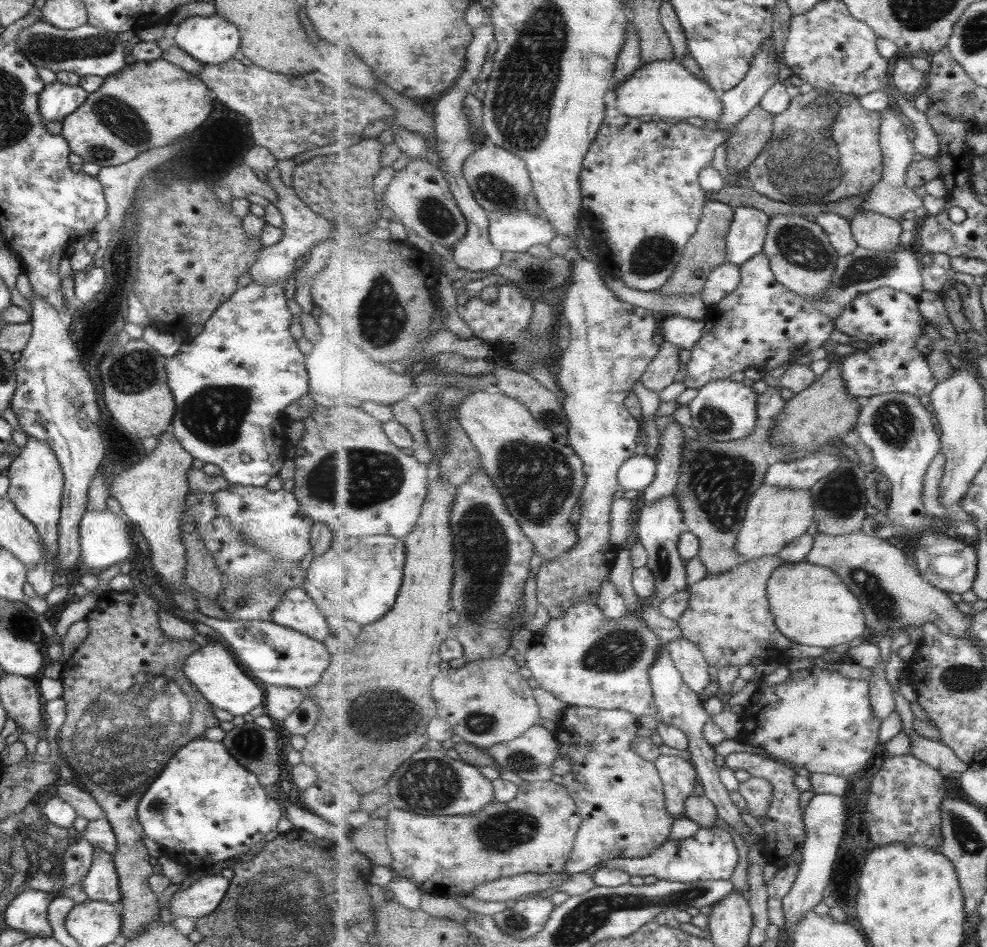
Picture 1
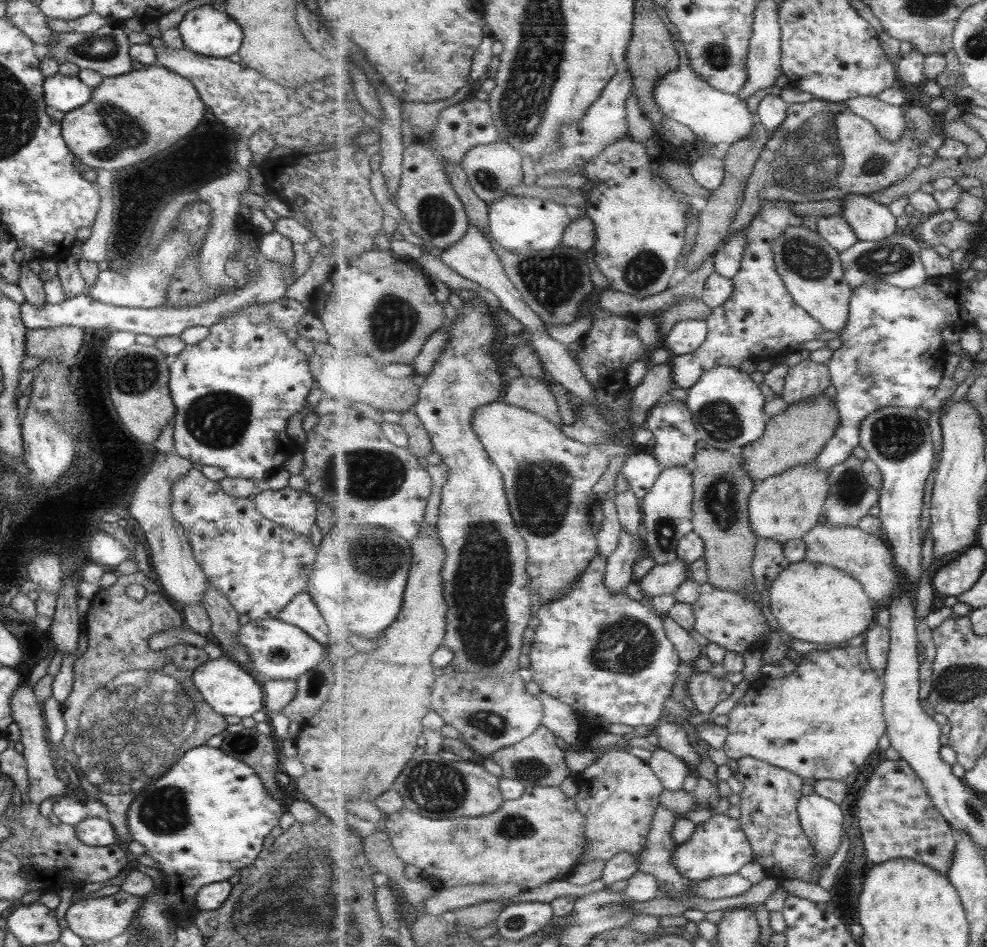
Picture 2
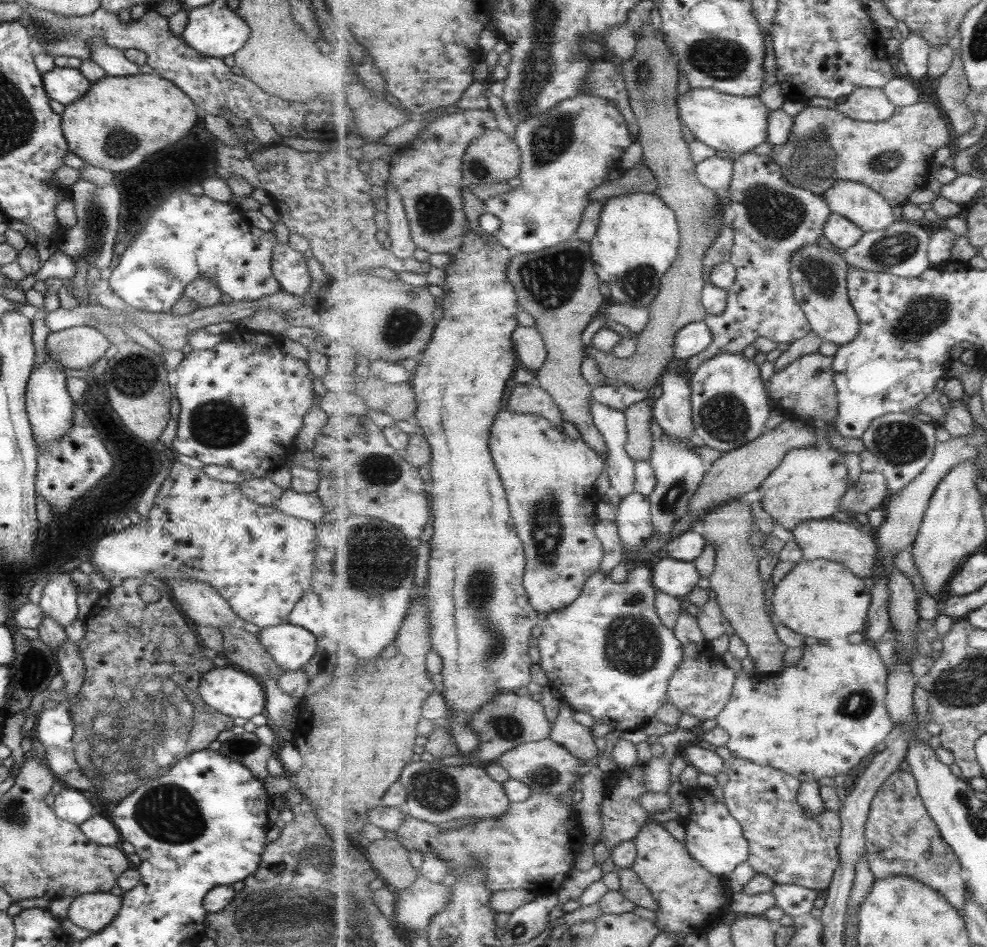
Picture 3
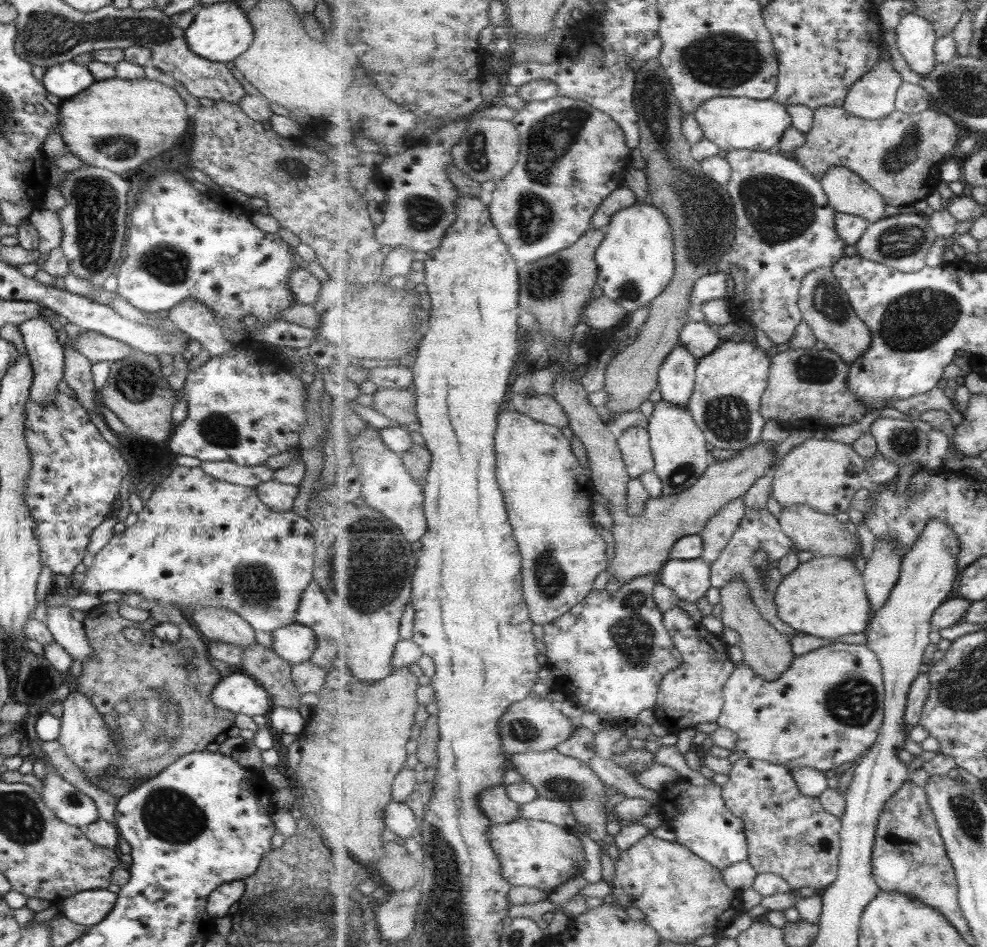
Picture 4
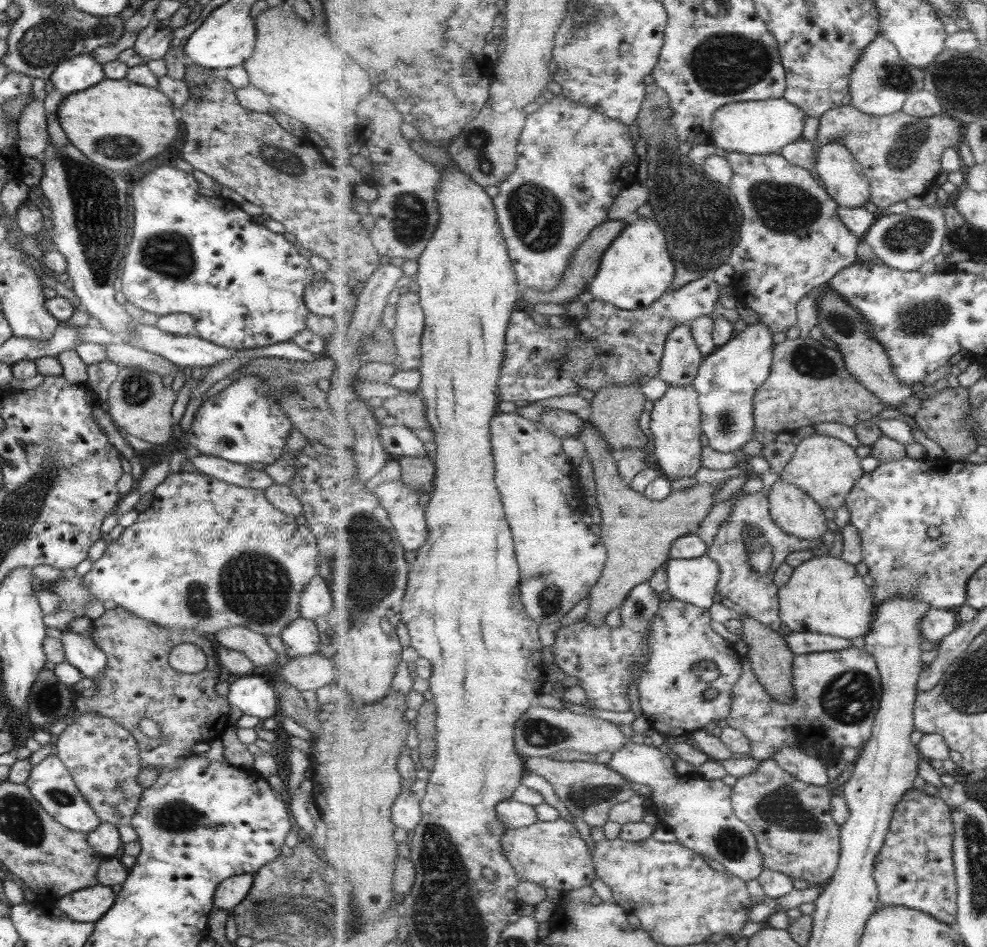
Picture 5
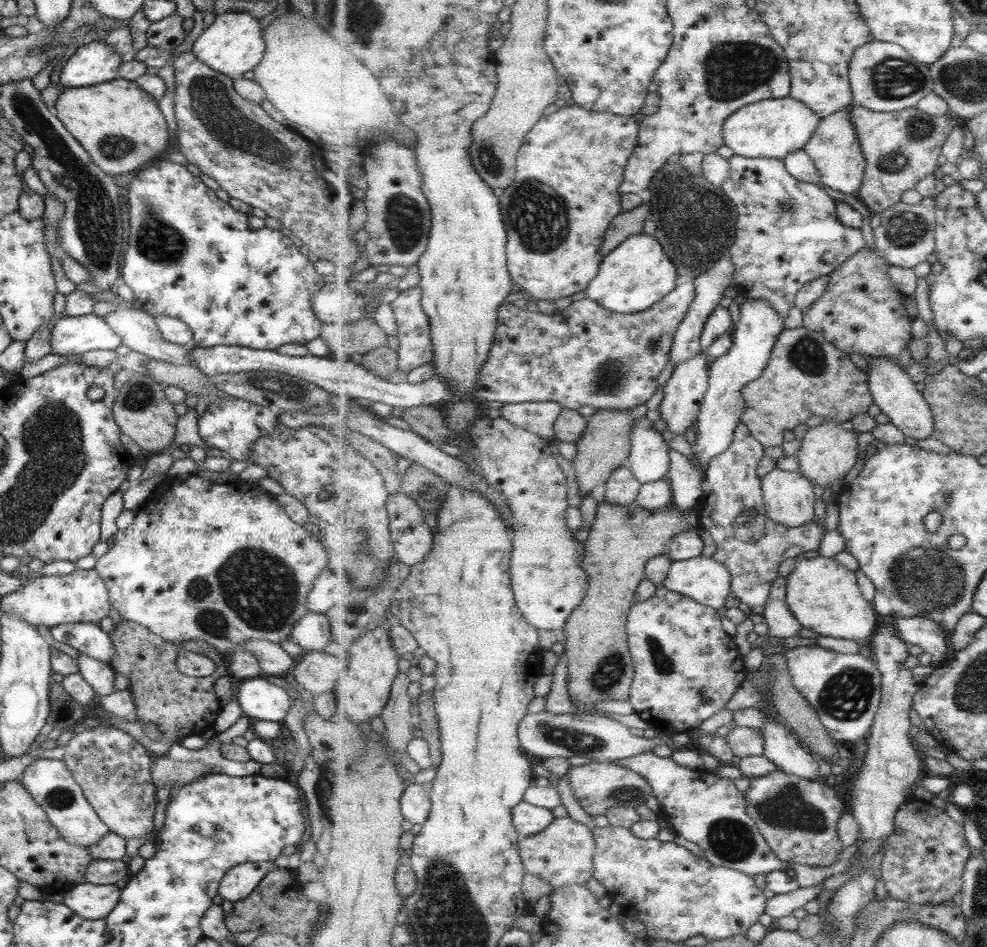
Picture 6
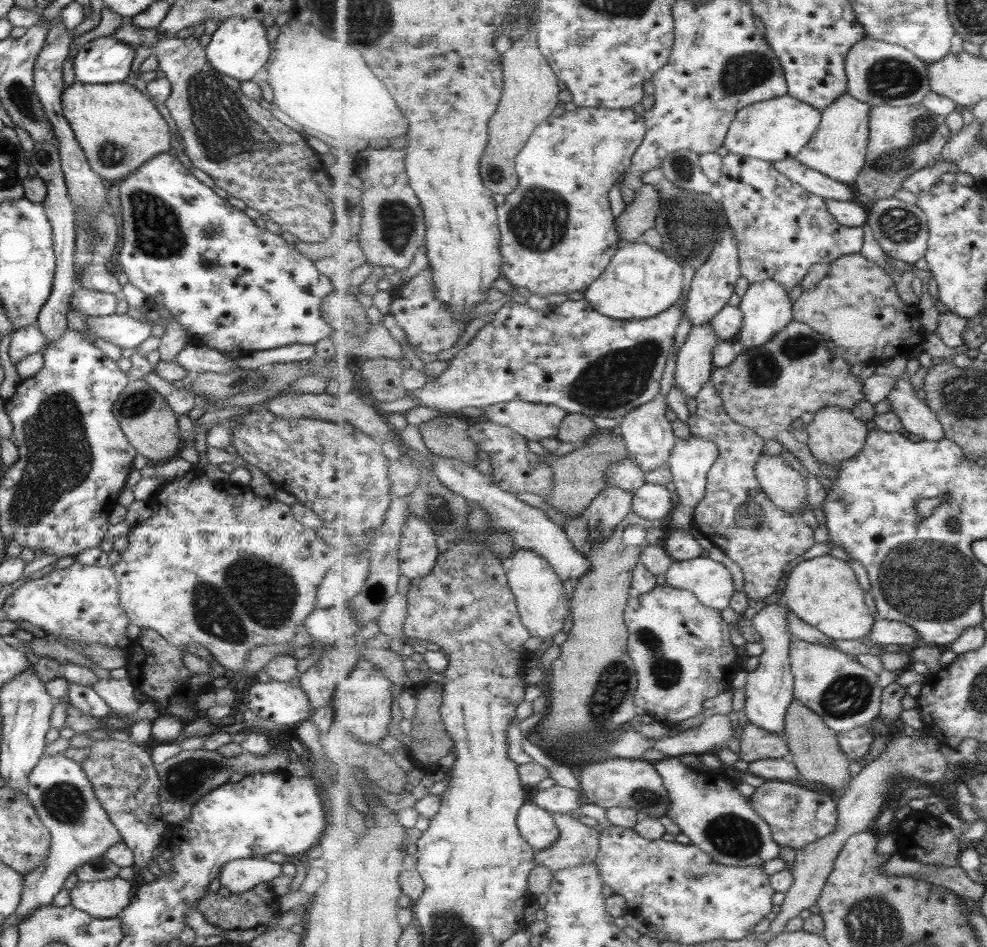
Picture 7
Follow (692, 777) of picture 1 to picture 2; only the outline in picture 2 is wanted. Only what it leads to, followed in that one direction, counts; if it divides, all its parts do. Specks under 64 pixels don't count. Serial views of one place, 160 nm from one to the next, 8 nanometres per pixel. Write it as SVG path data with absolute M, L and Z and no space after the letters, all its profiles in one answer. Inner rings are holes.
M663 748L653 751L649 764L667 790L681 790L687 776L694 774L691 765ZM660 804L652 822L648 843L642 852L639 853L640 870L655 876L658 880L657 884L659 884L661 896L667 896L668 898L693 897L693 884L695 884L695 881L699 881L687 878L685 874L682 874L681 870L678 870L678 866L675 866L674 862L672 862L674 859L674 850L679 846L678 843L675 843L672 835L678 818L678 814L669 810L665 805Z

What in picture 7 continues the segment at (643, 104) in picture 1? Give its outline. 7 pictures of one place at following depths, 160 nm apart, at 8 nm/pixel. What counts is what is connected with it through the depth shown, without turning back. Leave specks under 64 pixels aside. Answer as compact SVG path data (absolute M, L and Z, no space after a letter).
M787 93L785 96L741 109L730 127L724 146L730 153L775 163L797 158L818 133L821 125L822 111L818 107Z

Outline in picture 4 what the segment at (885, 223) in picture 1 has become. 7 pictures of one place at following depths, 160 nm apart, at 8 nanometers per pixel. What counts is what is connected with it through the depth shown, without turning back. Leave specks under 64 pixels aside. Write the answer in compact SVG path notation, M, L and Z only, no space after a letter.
M834 167L827 171L821 182L836 212L859 215L870 223L887 217L886 200L855 171Z

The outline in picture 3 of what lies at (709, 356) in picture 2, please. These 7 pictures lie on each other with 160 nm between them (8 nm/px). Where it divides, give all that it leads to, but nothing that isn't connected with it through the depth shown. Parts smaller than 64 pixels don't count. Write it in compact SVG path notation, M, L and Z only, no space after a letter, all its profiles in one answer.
M741 153L733 158L733 177L728 187L731 198L731 221L735 240L731 264L738 271L735 284L728 291L725 312L710 315L704 321L712 329L713 342L707 350L684 360L692 377L701 365L721 353L742 354L747 346L756 345L761 336L790 345L812 331L802 306L794 295L791 277L793 257L803 247L816 245L825 234L831 207L824 196L795 187L783 173L783 167L768 154Z

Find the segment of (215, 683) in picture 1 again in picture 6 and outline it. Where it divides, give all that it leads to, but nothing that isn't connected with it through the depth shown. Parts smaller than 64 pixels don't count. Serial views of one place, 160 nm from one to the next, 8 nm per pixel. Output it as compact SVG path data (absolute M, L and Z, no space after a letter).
M264 676L247 679L241 682L236 699L242 714L250 720L267 720L282 722L287 709L291 706L289 694L273 684Z

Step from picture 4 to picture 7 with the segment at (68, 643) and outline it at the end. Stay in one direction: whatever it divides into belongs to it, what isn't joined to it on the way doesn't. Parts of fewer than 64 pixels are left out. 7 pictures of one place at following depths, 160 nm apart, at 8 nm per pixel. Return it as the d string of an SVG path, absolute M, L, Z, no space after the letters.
M97 678L92 690L97 693L116 716L127 715L139 708L143 699L136 695L129 678L103 680Z

